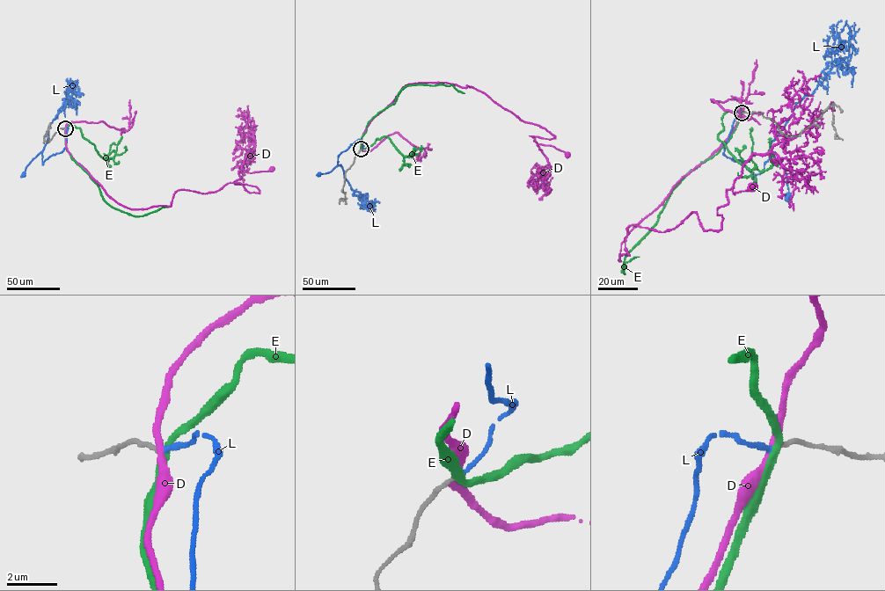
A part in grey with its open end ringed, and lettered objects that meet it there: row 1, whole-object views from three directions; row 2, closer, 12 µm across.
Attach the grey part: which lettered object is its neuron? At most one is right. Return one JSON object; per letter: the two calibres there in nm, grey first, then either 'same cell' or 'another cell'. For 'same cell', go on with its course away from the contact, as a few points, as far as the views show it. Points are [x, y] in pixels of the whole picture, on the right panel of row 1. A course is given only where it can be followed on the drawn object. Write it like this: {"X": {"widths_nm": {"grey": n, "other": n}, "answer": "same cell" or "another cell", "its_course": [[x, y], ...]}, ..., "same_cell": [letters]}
{"D": {"widths_nm": {"grey": 180, "other": 240}, "answer": "another cell"}, "E": {"widths_nm": {"grey": 160, "other": 280}, "answer": "another cell"}, "L": {"widths_nm": {"grey": 160, "other": 200}, "answer": "same cell", "its_course": [[742, 113], [735, 113], [724, 154], [741, 161], [754, 175], [763, 171], [771, 154], [786, 171], [787, 195]]}, "same_cell": ["L"]}

